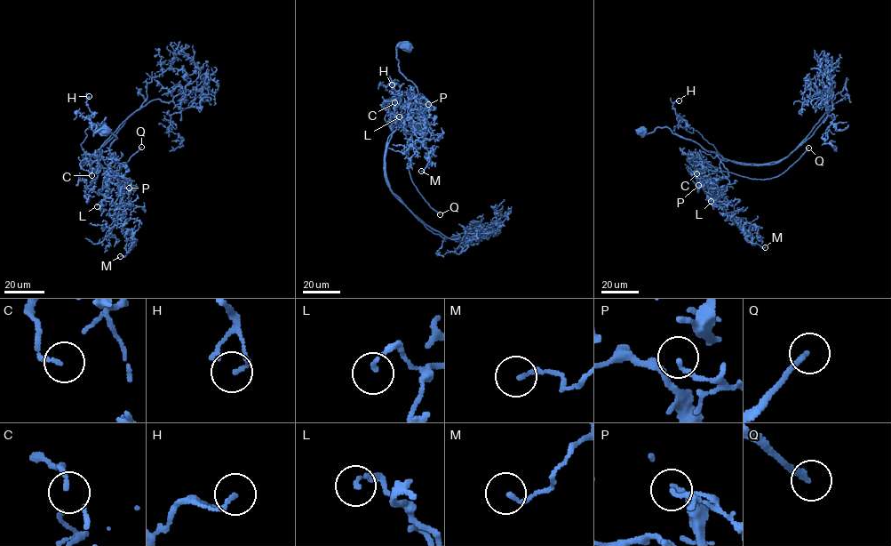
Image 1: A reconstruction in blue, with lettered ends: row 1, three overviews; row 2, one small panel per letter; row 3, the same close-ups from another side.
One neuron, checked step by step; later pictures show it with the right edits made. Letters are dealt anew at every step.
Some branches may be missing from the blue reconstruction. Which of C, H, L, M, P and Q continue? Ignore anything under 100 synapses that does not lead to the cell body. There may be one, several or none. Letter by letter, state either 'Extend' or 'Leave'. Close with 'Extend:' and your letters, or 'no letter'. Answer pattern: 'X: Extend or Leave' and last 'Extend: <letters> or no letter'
C: Leave
H: Leave
L: Leave
M: Leave
P: Leave
Q: Extend
Extend: Q

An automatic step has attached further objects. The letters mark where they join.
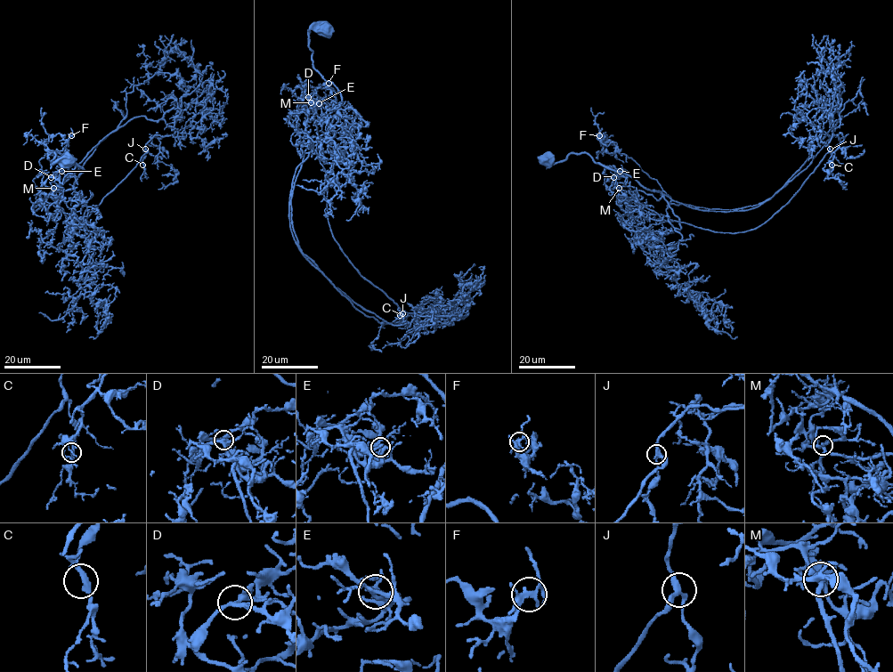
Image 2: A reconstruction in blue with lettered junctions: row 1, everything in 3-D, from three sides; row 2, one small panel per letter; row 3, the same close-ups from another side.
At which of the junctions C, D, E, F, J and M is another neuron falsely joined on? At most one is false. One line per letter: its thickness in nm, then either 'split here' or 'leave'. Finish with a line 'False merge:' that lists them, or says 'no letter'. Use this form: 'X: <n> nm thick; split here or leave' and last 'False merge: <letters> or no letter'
C: 240 nm thick; leave
D: 220 nm thick; leave
E: 220 nm thick; leave
F: 220 nm thick; leave
J: 280 nm thick; leave
M: 220 nm thick; leave
False merge: no letter

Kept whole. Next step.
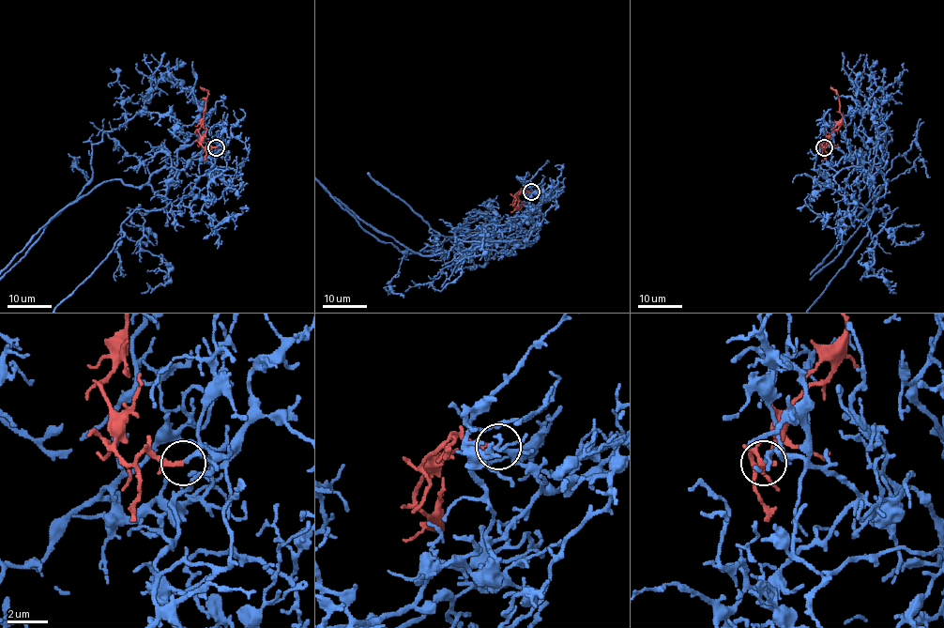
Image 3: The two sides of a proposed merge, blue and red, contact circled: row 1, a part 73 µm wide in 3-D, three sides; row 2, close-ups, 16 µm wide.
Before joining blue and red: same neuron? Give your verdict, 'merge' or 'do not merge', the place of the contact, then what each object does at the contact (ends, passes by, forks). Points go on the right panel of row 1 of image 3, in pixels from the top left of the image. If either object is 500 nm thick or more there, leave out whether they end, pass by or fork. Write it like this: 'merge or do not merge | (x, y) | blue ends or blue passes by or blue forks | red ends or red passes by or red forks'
merge | (824, 147) | blue passes by | red passes by

